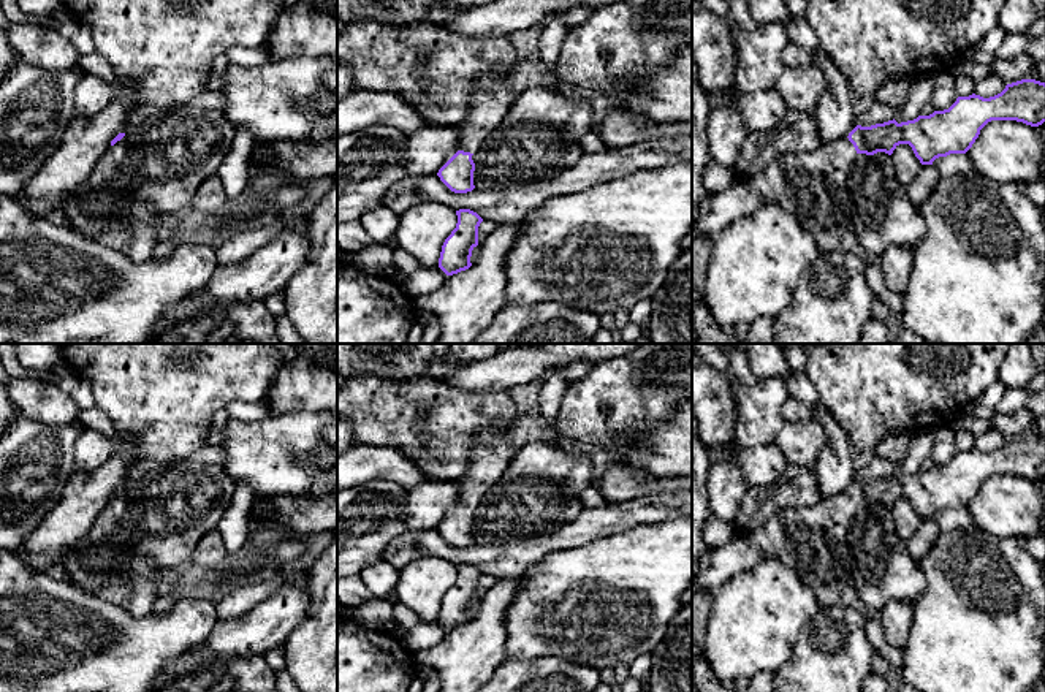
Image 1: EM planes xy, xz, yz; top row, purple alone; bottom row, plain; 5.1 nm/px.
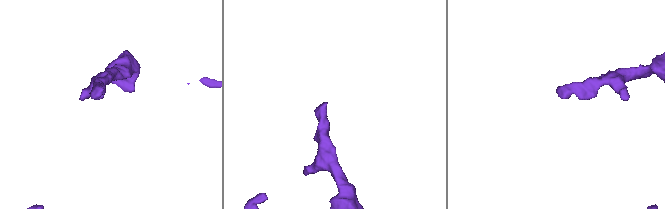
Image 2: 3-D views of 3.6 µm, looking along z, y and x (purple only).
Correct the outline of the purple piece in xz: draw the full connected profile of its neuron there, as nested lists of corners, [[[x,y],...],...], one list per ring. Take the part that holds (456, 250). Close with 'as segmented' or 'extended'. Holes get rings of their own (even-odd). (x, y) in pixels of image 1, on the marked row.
[[[456,211],[458,223],[451,234],[445,239],[439,258],[439,268],[453,276],[472,266],[472,250],[478,245],[478,226],[483,219],[470,211]]]; as segmented

